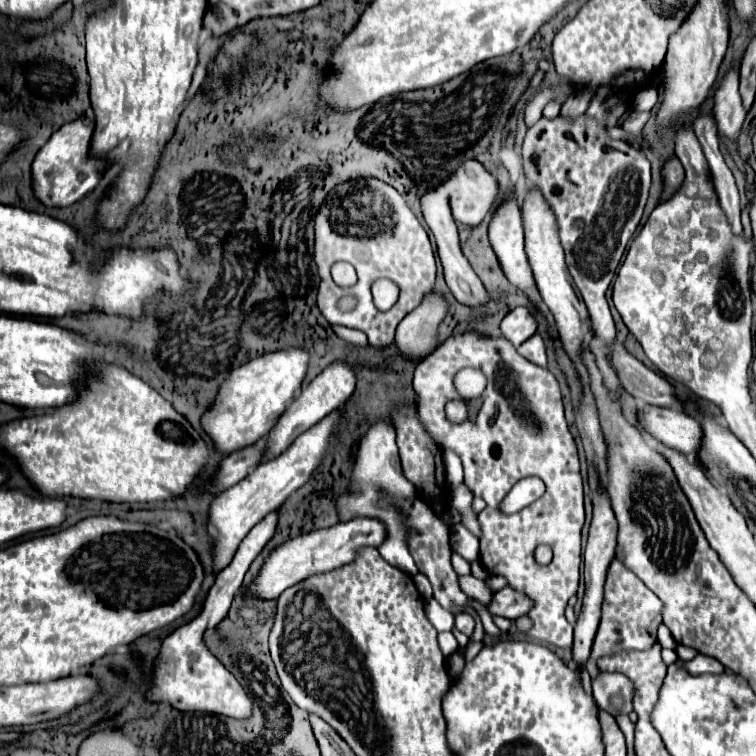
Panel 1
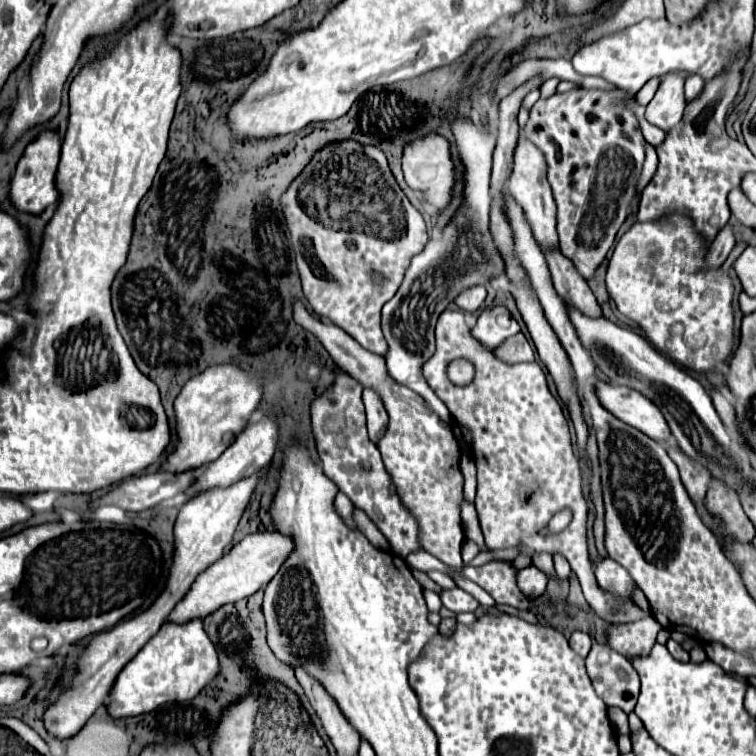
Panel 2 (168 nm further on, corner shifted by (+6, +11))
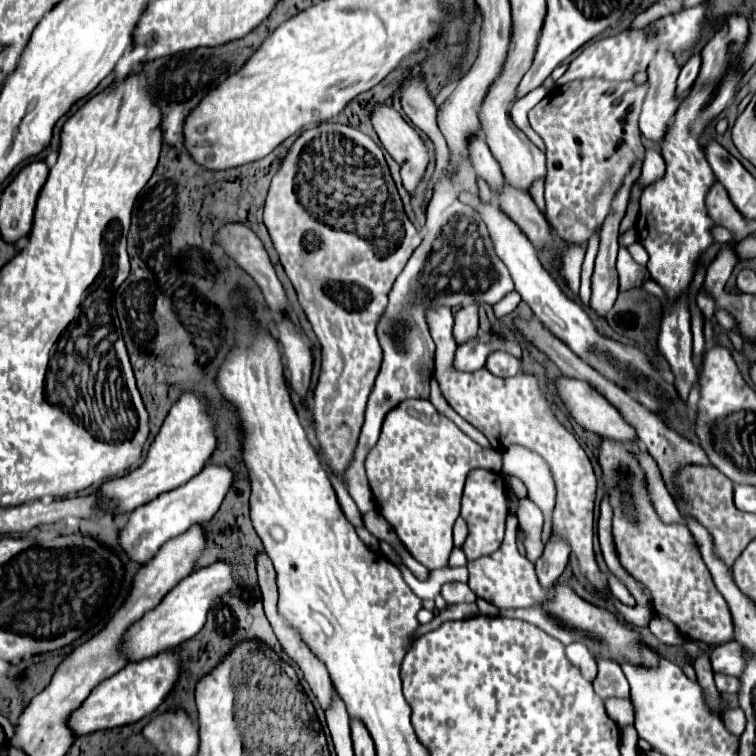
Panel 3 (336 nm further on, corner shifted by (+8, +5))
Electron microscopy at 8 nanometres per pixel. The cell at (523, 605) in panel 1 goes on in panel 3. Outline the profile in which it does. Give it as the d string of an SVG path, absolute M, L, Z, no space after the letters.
M552 535L550 543L546 545L546 551L536 561L536 577L544 589L554 587L554 583L558 581L558 577L566 569L568 557L570 557L568 547L564 547L564 543L560 543L560 539L556 539Z

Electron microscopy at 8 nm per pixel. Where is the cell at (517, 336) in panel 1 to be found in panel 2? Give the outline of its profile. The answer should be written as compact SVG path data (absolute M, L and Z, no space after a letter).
M492 307L478 317L470 333L486 349L496 349L502 341L516 335L518 331L520 325L516 323L516 319L510 315L506 307Z

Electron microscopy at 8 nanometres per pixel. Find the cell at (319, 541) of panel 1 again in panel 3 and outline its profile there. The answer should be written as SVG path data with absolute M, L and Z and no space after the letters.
M216 561L208 567L202 567L188 575L188 579L182 579L180 585L176 585L156 609L148 611L132 631L128 631L128 651L132 651L132 661L140 661L144 657L152 657L160 651L168 651L172 647L178 647L188 637L194 637L206 623L206 615L214 607L216 601L224 599L232 593L232 589L238 585L238 573L230 561Z

